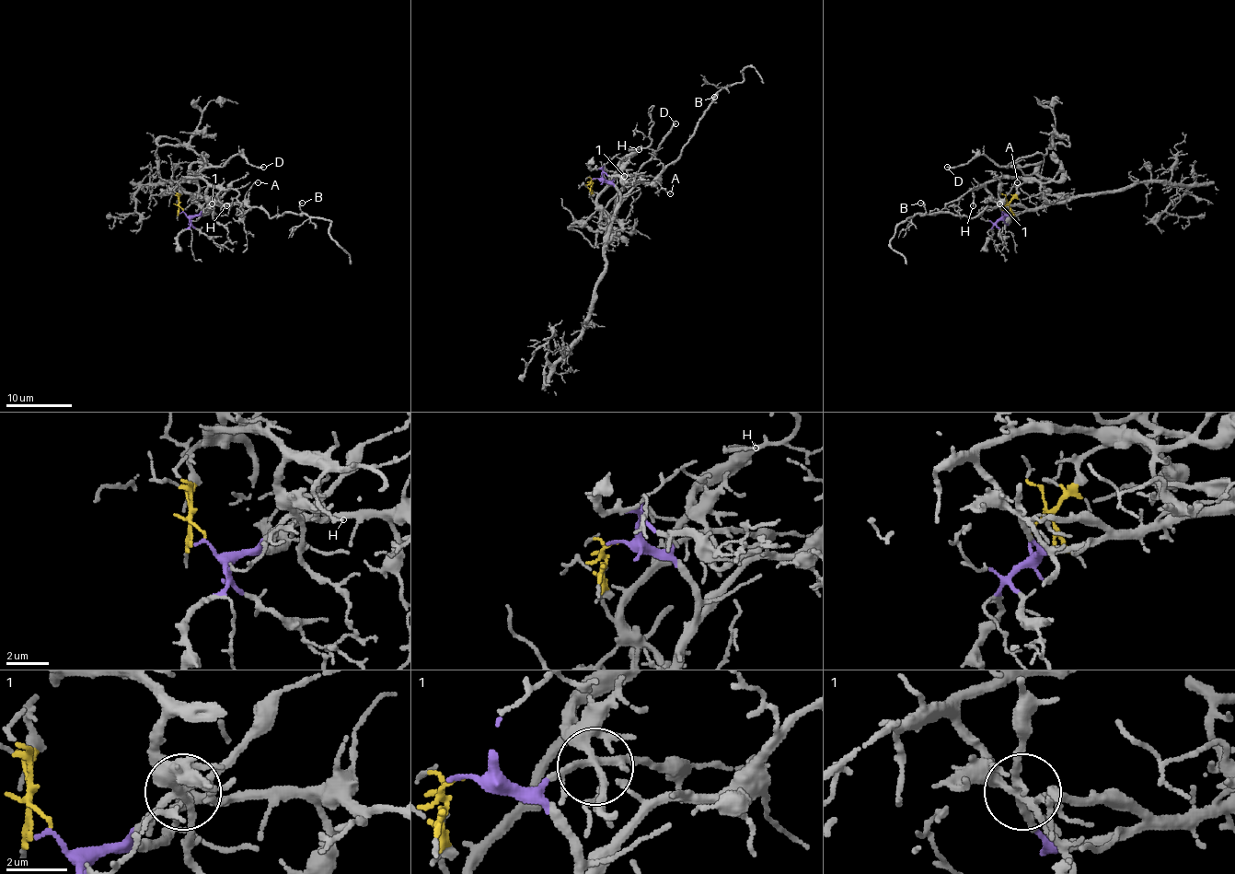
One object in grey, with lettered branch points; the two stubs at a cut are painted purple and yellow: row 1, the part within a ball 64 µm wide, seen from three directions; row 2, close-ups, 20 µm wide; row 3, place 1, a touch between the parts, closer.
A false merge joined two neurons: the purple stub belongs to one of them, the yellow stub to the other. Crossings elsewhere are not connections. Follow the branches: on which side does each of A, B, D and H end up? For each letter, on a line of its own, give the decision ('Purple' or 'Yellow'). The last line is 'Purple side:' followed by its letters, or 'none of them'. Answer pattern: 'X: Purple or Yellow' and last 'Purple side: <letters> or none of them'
A: Purple
B: Purple
D: Yellow
H: Yellow
Purple side: A, B

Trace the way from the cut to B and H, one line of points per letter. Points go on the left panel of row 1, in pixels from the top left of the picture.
B: (182, 212), (188, 216), (198, 216), (214, 202), (259, 206), (271, 218), (287, 213), (298, 215), (302, 203)
H: (182, 212), (178, 187), (186, 179), (206, 180), (219, 192), (217, 198), (225, 204)

